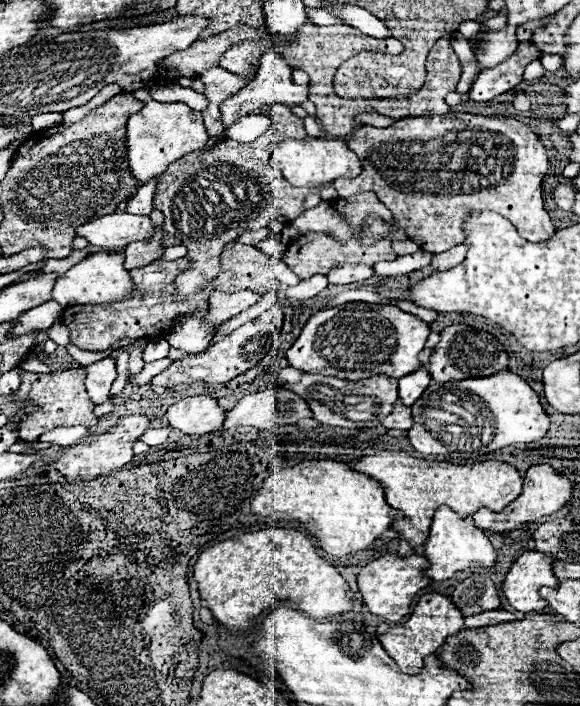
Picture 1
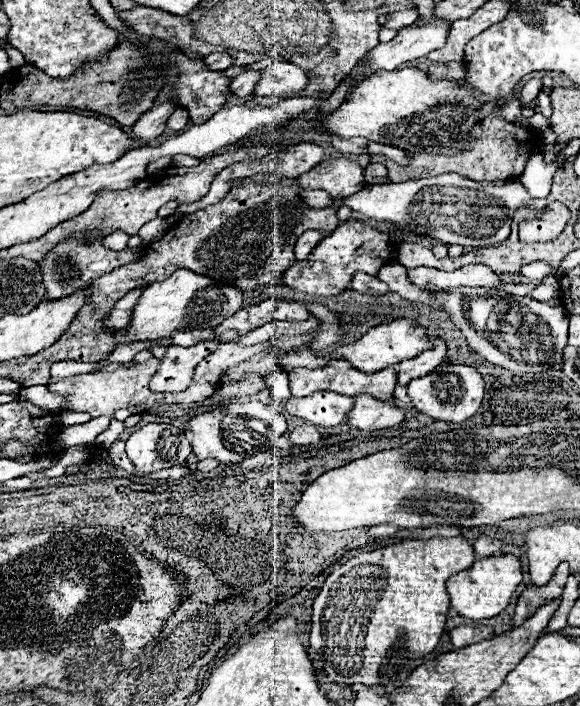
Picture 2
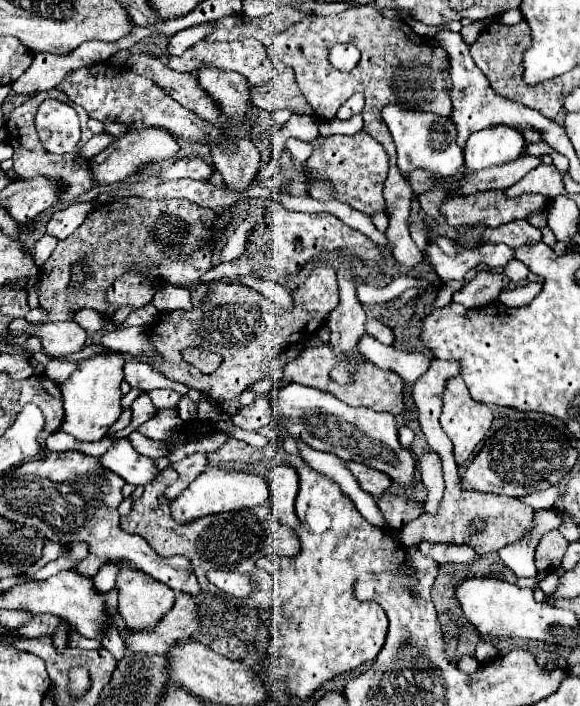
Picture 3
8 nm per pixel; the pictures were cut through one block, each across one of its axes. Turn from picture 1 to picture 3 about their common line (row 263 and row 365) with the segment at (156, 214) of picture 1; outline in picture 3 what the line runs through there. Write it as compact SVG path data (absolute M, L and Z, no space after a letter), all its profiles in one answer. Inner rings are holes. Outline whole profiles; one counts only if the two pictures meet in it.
M128 360L124 364L124 380L132 388L140 388L144 392L150 392L154 388L172 388L180 394L186 394L184 384L180 384L176 380L168 380L166 376L160 376L160 372L156 372L156 368L152 368L146 362L138 362L138 360Z

